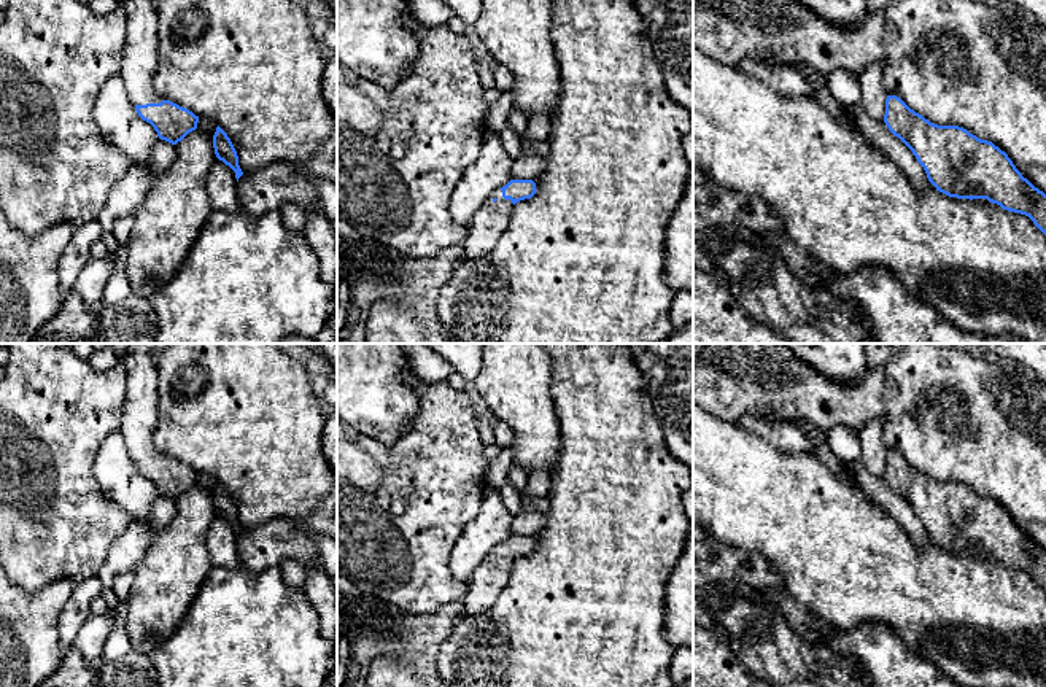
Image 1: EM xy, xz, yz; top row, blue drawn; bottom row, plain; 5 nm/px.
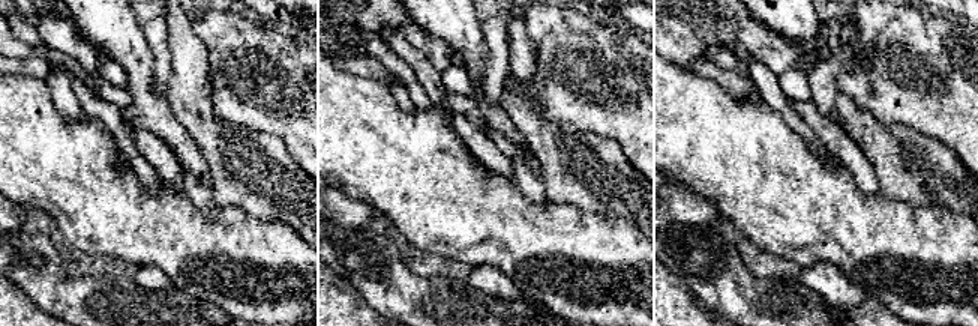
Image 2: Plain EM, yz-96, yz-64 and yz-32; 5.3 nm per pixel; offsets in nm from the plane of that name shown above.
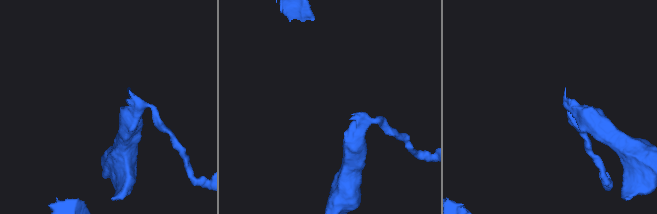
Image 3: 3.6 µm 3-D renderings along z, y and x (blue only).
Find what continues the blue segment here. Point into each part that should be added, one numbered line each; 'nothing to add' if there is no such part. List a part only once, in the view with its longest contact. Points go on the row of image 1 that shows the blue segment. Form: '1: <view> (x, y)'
1: xy (140, 61)

